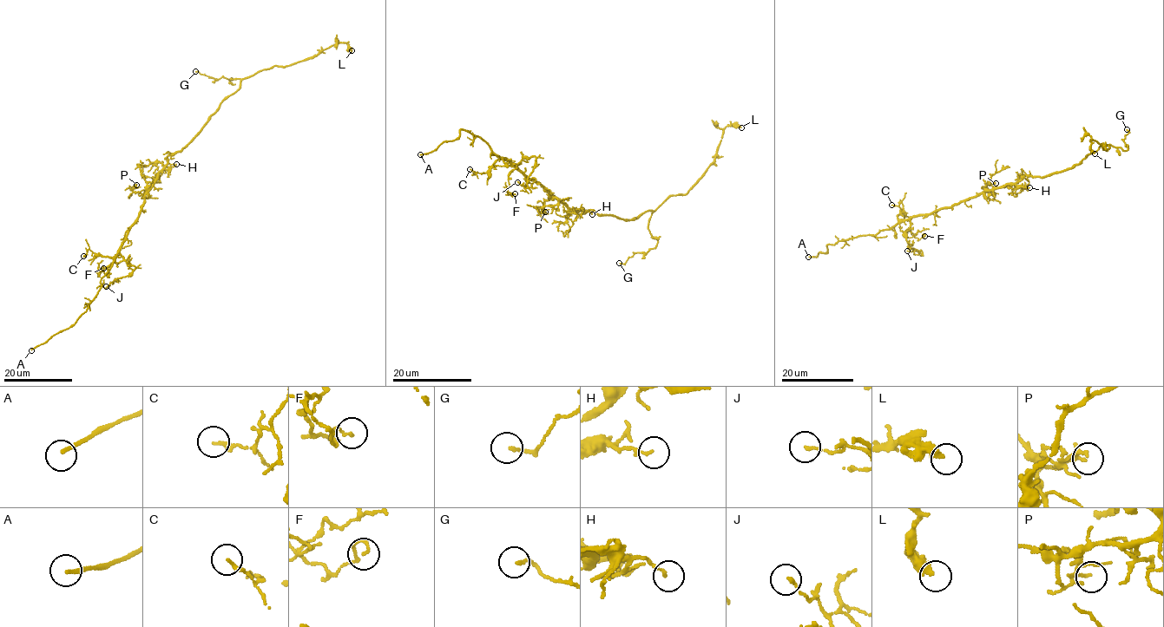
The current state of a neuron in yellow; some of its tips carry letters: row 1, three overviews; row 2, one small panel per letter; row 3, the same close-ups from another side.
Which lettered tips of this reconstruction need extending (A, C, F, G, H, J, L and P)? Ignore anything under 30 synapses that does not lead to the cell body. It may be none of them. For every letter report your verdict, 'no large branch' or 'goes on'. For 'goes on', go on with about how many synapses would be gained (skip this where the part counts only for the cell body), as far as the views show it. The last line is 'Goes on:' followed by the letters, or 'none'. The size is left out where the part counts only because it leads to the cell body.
A: goes on
C: no large branch
F: no large branch
G: no large branch
H: no large branch
J: no large branch
L: no large branch
P: no large branch
Goes on: A

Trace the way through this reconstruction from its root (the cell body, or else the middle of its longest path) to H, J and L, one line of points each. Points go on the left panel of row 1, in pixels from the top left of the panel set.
H: (159, 171), (170, 169), (176, 164)
J: (159, 171), (120, 251), (124, 261), (135, 269), (106, 286)
L: (159, 171), (168, 155), (193, 140), (224, 99), (238, 90), (242, 79), (303, 61), (340, 42), (351, 50)

